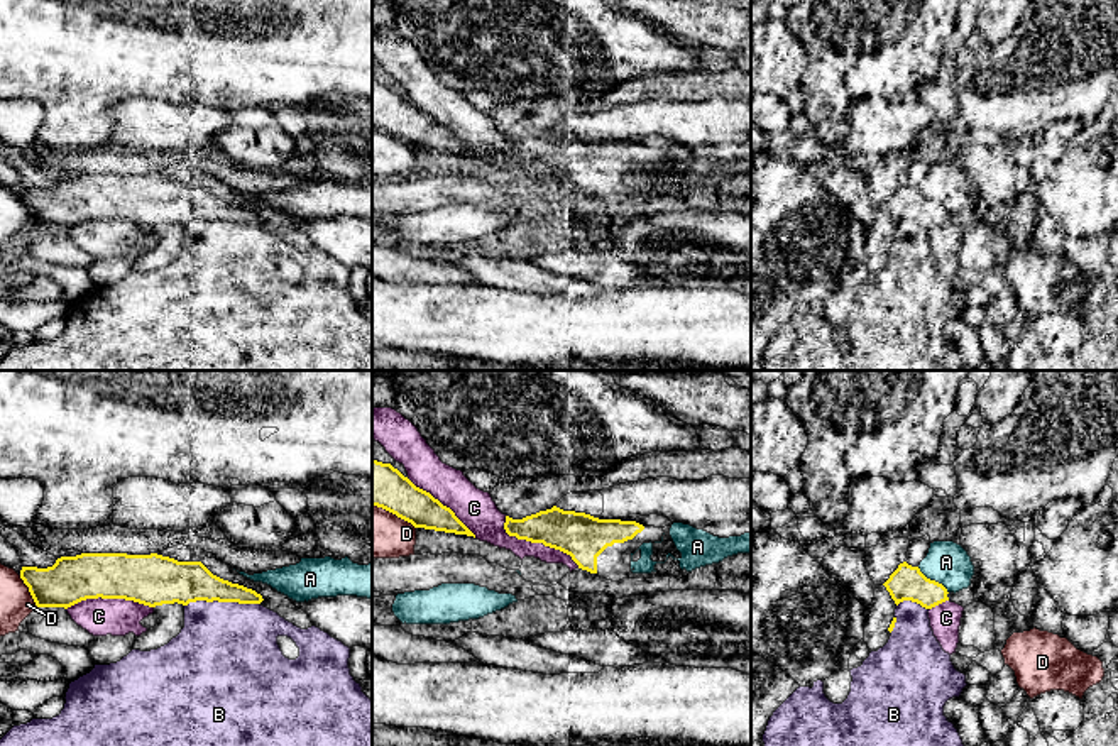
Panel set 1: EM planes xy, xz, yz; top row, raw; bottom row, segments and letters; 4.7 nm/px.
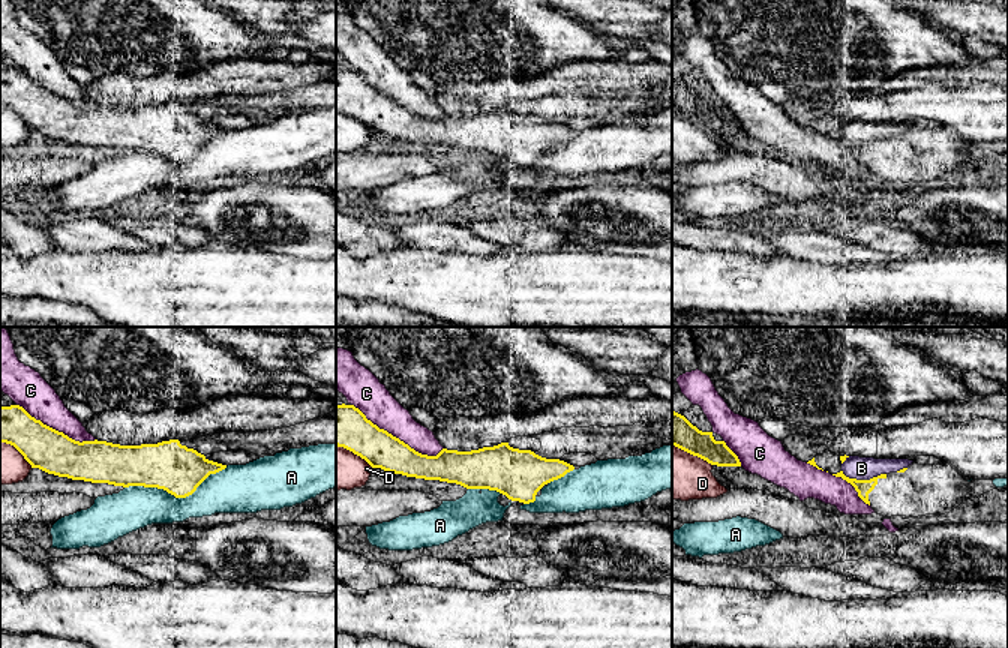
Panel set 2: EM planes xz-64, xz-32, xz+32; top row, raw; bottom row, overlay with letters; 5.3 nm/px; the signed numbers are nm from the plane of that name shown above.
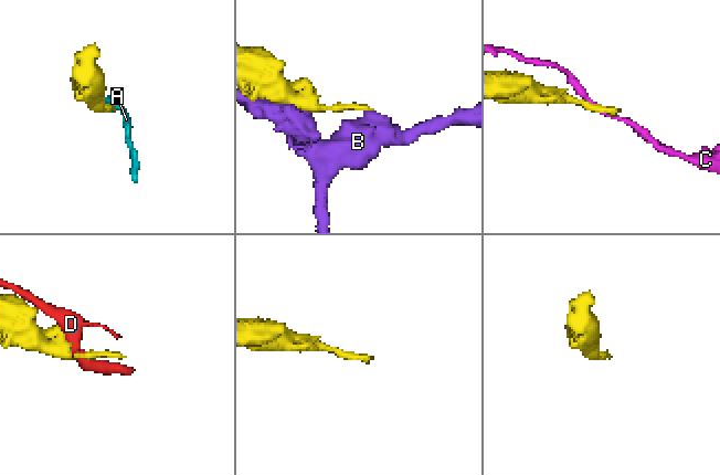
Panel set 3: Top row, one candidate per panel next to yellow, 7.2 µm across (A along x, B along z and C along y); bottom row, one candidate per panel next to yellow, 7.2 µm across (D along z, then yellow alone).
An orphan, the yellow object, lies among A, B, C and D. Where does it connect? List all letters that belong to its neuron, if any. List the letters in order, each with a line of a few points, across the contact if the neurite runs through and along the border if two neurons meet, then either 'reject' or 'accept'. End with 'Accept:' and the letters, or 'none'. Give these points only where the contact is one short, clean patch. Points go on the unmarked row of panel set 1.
A: reject
B: reject
C: reject
D: reject
Accept: none

